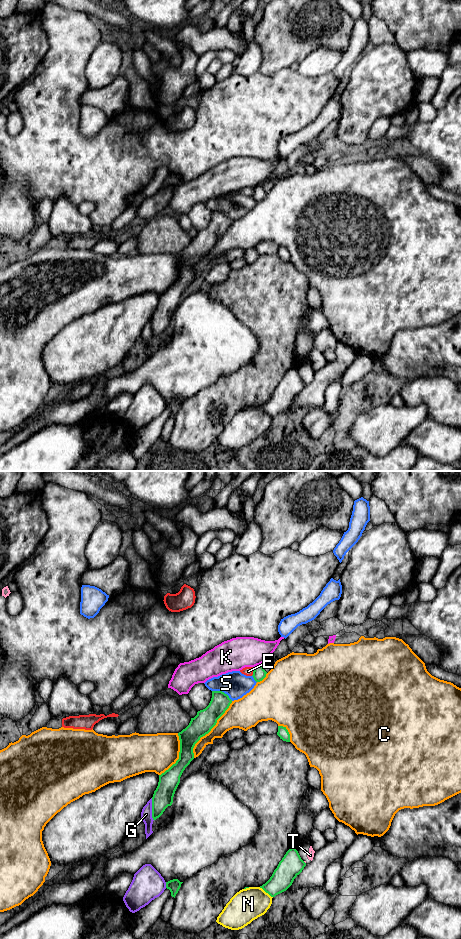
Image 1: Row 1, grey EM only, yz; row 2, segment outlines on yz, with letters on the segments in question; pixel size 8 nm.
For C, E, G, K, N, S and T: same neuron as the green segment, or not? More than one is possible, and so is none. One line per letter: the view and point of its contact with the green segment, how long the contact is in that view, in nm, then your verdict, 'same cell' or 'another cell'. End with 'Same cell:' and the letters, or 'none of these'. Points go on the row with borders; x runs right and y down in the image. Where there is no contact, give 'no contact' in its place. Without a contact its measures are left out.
C: contact yz (210, 730); length 550 nm; another cell
E: contact yz (253, 671); length 80 nm; another cell
G: contact yz (152, 809); length 180 nm; another cell
K: contact yz (257, 665); length 70 nm; another cell
N: contact yz (266, 892); length 140 nm; another cell
S: contact yz (221, 691); length 190 nm; another cell
T: contact yz (304, 862); length 30 nm; another cell
Same cell: none of these

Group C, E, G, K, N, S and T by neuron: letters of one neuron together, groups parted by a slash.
C / E / G / K / N / S / T

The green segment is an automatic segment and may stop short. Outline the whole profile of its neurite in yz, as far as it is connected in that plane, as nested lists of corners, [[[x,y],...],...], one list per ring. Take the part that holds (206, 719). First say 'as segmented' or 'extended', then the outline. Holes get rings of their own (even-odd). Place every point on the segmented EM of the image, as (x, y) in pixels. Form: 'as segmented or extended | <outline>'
as segmented | [[[212,691],[209,705],[191,718],[189,725],[178,733],[180,740],[179,759],[168,770],[159,775],[159,782],[152,797],[152,818],[159,818],[173,803],[175,791],[185,768],[194,759],[193,748],[201,737],[208,734],[217,720],[229,708],[232,700],[222,691]]]

